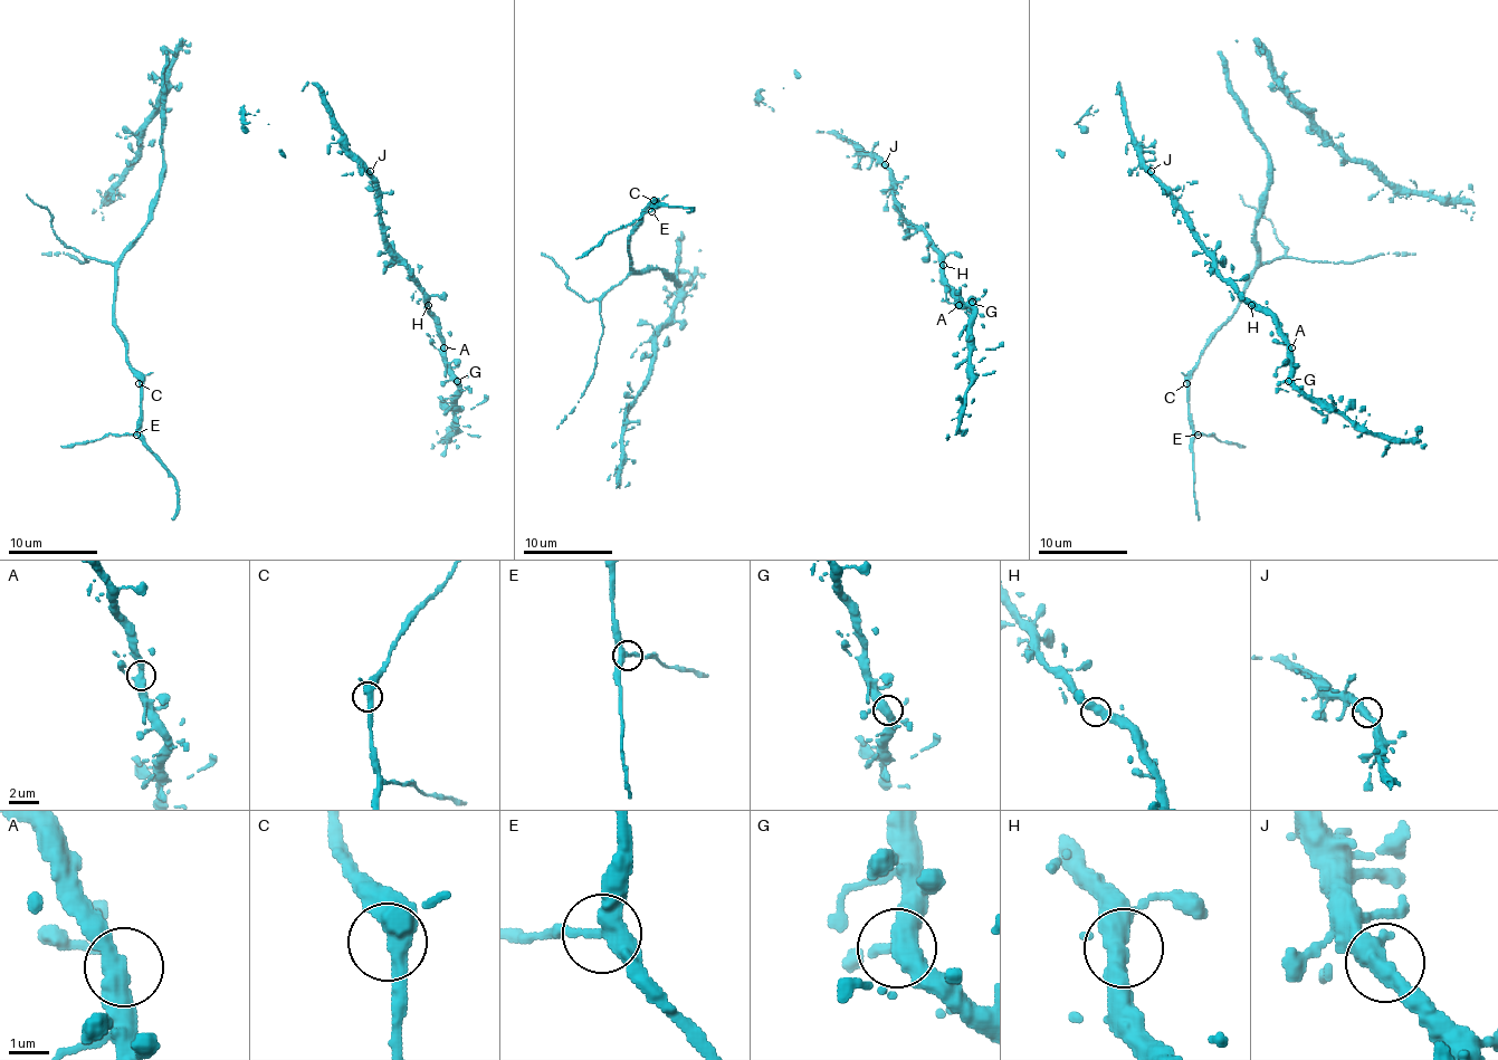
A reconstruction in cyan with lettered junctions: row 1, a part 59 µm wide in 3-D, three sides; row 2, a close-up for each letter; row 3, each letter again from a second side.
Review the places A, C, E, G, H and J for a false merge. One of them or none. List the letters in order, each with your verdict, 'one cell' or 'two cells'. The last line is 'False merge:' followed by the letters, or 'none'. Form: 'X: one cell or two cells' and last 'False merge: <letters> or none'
A: one cell
C: one cell
E: one cell
G: one cell
H: one cell
J: one cell
False merge: none

